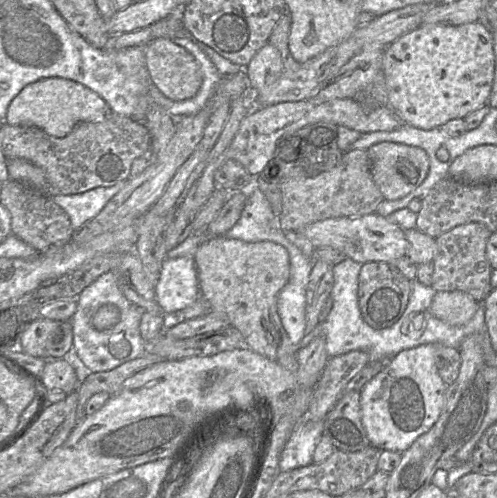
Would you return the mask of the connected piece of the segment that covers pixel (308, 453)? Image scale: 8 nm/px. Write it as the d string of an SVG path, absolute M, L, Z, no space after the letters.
M324 420L300 422L285 444L279 460L281 472L313 463L313 454L323 435Z

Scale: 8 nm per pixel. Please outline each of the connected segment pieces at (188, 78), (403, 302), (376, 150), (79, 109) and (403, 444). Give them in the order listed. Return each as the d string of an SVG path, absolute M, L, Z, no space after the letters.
M156 38L145 48L145 58L150 77L159 91L173 101L193 98L200 90L203 75L196 58L170 38Z
M367 262L362 265L358 279L358 303L363 320L373 329L393 326L404 313L410 297L411 282L392 272L388 263Z
M382 142L367 150L373 180L385 200L398 200L418 188L429 172L429 157L421 148L393 142Z
M43 78L25 86L9 105L4 123L29 125L62 138L81 122L101 122L113 113L108 103L86 86L66 78Z
M425 344L399 352L360 391L362 424L370 444L379 452L403 453L437 422L447 388L435 364L438 345L442 344Z

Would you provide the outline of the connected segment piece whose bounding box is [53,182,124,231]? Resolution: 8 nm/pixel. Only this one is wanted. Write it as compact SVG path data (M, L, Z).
M124 182L109 187L97 187L80 194L53 196L54 202L69 216L75 231L94 219L122 189Z

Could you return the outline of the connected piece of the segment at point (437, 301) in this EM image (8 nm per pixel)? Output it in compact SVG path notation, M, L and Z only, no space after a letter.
M461 291L436 292L431 306L431 313L439 320L452 325L467 324L475 315L479 303L469 294Z

